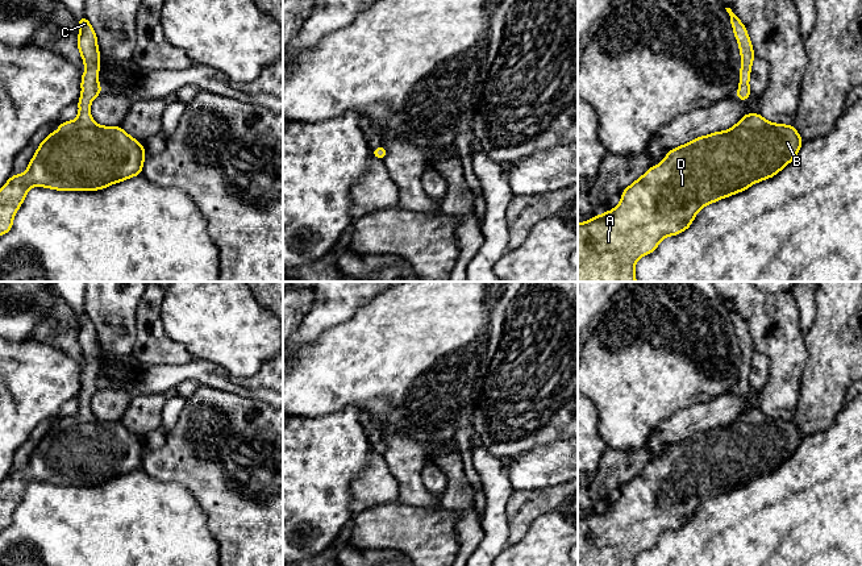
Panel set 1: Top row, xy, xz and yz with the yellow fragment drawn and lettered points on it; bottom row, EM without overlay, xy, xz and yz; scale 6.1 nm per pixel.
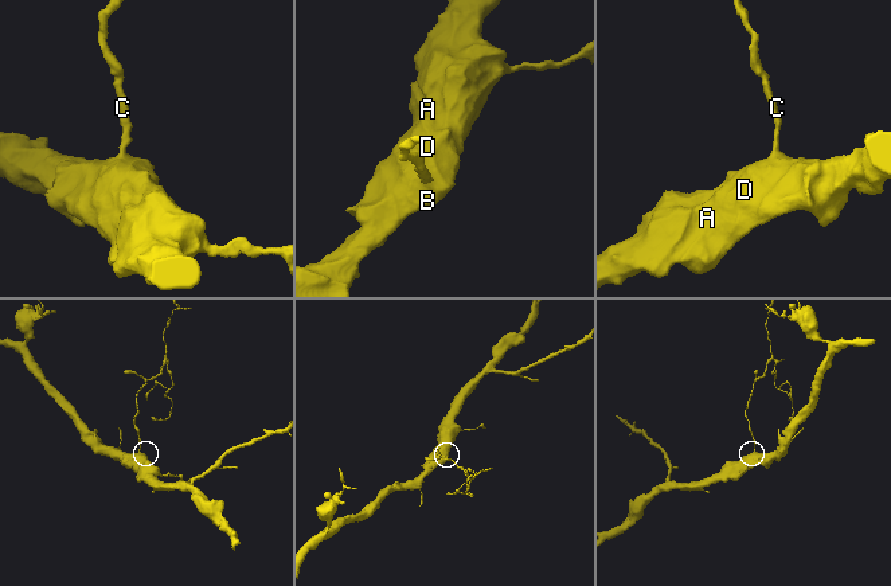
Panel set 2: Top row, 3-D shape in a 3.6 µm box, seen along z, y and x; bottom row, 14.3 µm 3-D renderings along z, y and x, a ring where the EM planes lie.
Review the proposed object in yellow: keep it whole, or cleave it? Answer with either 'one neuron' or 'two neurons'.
one neuron

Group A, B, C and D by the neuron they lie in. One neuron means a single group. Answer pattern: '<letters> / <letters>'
A B C D

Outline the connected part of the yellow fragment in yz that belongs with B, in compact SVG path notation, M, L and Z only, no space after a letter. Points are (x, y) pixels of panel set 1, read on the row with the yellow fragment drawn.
M748 113L725 132L697 137L672 149L658 166L650 167L621 192L622 197L616 208L583 224L578 222L578 282L637 282L634 266L641 257L653 253L665 237L688 229L697 212L707 204L776 175L792 162L801 143L803 140L794 125L773 124L759 113Z

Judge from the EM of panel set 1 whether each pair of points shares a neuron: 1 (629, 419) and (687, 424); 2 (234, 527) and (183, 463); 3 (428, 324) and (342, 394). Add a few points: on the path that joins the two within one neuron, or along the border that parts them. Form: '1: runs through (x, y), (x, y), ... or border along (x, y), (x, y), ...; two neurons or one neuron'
1: border along (691, 407), (684, 407), (663, 420), (645, 442); two neurons
2: runs through (230, 511), (199, 479); one neuron
3: runs through (407, 345), (392, 360), (375, 361), (363, 373); one neuron

